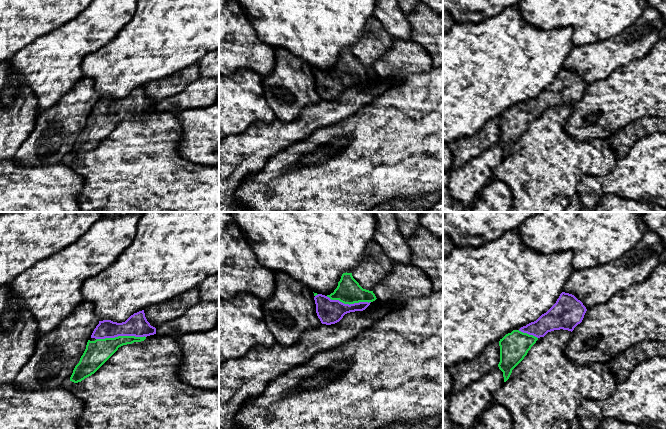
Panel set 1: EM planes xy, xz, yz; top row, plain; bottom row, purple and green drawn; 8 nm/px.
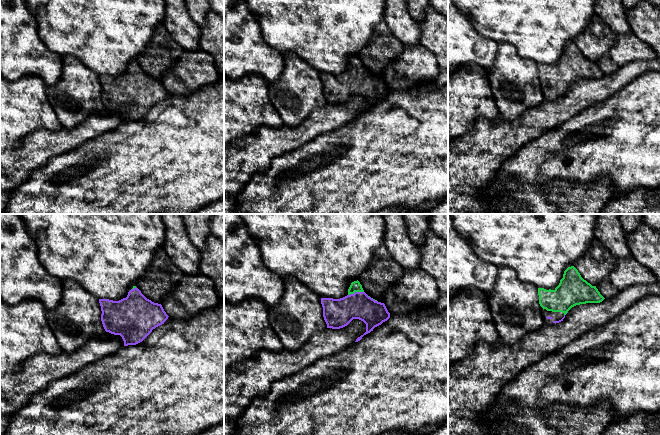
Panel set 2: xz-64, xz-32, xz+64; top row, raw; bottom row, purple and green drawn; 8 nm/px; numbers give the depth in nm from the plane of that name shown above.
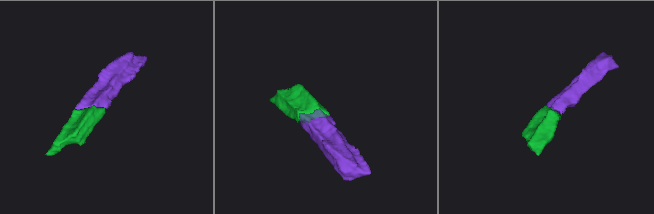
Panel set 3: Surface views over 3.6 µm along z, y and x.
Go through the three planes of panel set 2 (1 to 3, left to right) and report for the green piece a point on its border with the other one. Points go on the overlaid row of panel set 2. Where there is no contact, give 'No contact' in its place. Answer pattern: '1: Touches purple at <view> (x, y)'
1: Touches purple at xz-64 (134, 288)
2: Touches purple at xz-32 (355, 292)
3: No contact

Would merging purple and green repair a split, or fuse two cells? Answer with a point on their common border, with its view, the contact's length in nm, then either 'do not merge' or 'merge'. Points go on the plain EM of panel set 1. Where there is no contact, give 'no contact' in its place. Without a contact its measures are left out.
xy (120, 111) | 400 nm | merge

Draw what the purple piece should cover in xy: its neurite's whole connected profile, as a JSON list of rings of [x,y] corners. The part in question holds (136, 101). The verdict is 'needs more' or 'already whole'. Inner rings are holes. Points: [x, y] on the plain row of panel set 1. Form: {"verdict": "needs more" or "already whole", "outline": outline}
{"verdict": "needs more", "outline": [[[144,86],[134,89],[122,99],[111,96],[99,97],[91,111],[91,114],[96,116],[88,116],[70,157],[81,158],[94,150],[119,123],[144,117],[147,112],[154,110],[156,110],[156,104],[147,97]]]}

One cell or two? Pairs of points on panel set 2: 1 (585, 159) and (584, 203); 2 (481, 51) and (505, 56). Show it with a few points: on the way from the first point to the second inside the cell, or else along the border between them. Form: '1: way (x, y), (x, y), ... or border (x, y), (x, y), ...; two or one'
1: border (606, 176), (587, 184), (561, 180); two
2: border (499, 43), (494, 62), (486, 70); two

